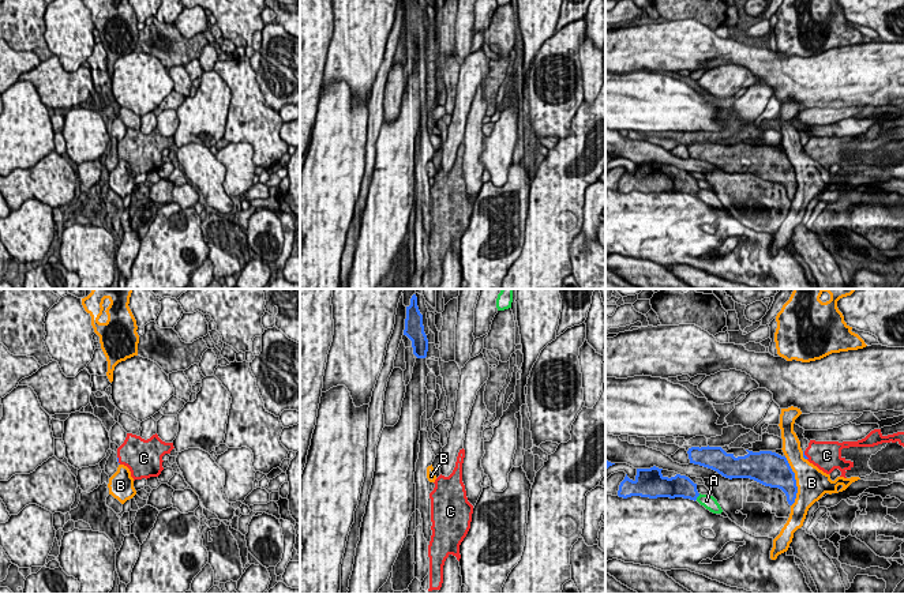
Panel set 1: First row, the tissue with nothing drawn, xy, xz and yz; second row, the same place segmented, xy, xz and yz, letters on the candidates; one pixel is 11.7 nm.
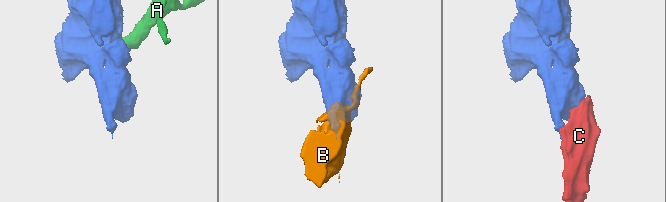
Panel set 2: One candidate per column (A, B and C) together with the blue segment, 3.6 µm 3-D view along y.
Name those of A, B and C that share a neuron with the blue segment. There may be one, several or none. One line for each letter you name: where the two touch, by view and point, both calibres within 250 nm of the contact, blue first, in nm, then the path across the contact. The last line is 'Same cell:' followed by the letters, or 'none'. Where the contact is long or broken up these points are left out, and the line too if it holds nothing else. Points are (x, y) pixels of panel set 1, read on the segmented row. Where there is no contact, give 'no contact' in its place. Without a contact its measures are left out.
C: meets blue in yz at (805, 455); 50 nm thick on the blue side, 340 nm on the other; runs through yz (805, 457), (805, 455), (825, 455)
Same cell: C

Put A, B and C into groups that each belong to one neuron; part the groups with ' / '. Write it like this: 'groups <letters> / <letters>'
groups A / B / C

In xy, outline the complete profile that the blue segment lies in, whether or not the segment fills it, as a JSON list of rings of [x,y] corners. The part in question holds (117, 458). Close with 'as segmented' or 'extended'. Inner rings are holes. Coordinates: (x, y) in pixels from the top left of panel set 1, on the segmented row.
[[[127,433],[124,443],[117,448],[117,462],[130,469],[134,481],[147,480],[161,474],[162,456],[173,448],[173,443],[162,441],[157,433],[147,440]]]; extended

